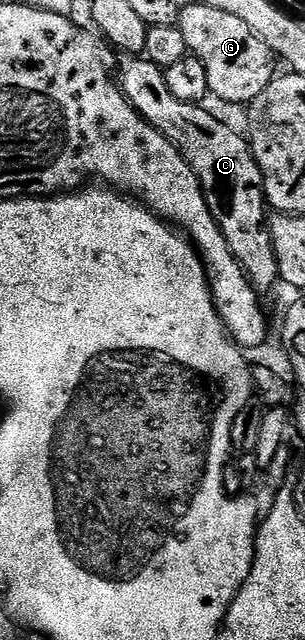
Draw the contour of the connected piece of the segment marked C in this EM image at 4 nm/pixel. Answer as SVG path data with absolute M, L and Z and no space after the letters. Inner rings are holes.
M124 55L122 59L117 64L117 83L122 88L123 95L138 110L141 118L145 118L145 122L149 122L157 131L165 134L165 138L169 138L173 146L177 146L185 162L195 171L199 184L203 187L203 197L207 199L211 217L218 222L219 229L225 234L225 242L229 242L229 250L233 250L240 266L247 271L251 283L259 290L276 283L279 280L279 267L269 227L269 205L267 195L263 193L261 166L253 154L248 137L242 131L239 133L237 129L230 128L225 121L218 120L202 103L178 101L166 85L164 69L157 67L151 60L129 55Z

